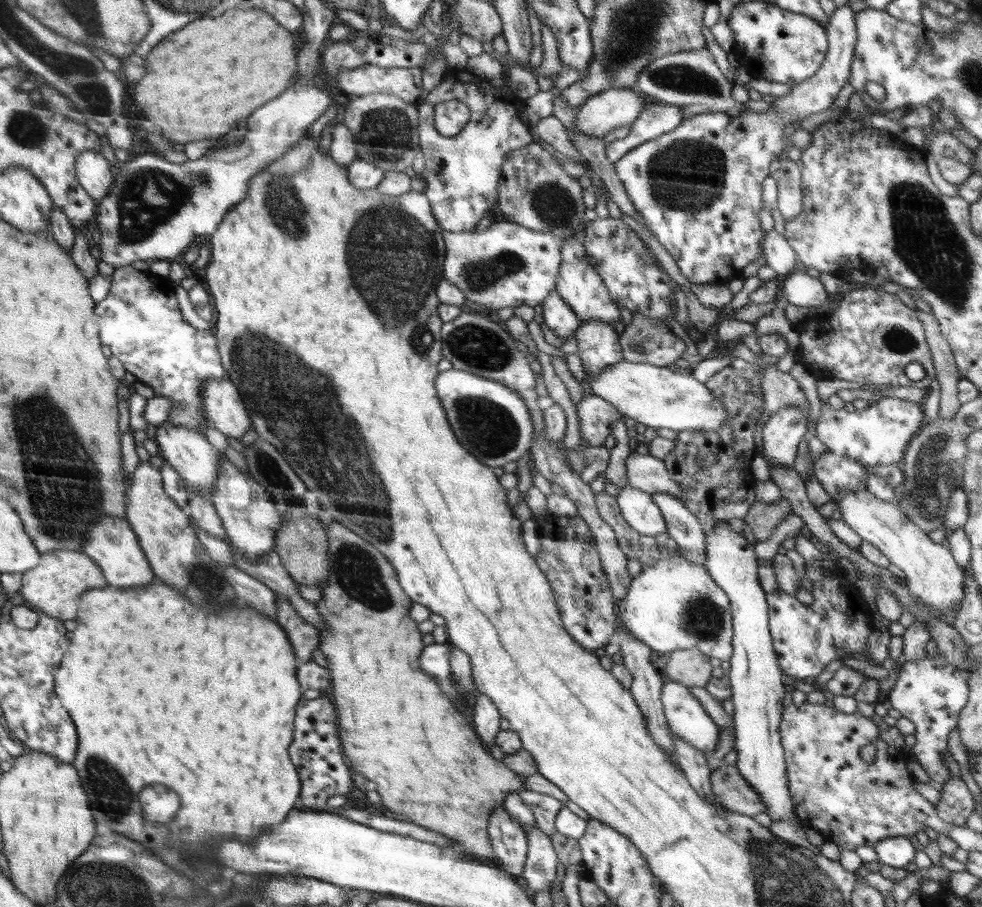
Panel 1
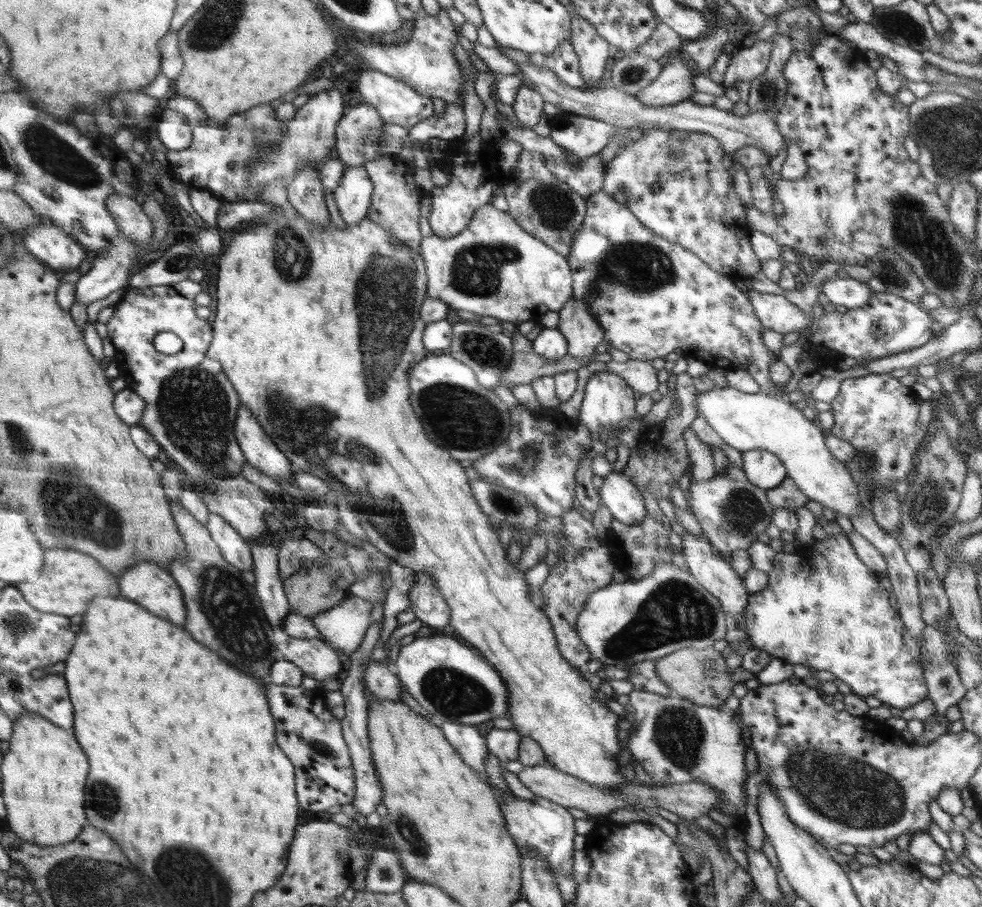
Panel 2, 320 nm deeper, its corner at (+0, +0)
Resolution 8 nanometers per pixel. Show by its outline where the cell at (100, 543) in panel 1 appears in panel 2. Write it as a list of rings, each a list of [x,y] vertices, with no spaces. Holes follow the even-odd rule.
[[[145,560],[136,566],[130,566],[125,574],[119,576],[118,581],[120,596],[126,596],[130,601],[142,604],[144,608],[148,608],[148,612],[156,612],[156,616],[170,620],[176,626],[184,626],[188,614],[183,591],[167,569]]]

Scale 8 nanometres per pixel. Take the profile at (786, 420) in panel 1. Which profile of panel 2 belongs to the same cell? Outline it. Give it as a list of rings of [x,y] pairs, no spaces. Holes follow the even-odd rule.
[[[748,450],[740,452],[742,456],[742,471],[747,480],[762,490],[776,488],[788,478],[784,464],[776,455],[761,450]]]

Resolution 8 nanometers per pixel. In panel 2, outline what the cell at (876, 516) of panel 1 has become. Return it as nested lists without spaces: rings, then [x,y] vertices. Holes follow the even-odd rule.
[[[727,387],[696,393],[693,402],[696,416],[706,418],[712,430],[731,448],[739,452],[761,449],[770,452],[784,464],[788,478],[812,500],[839,512],[847,518],[861,513],[856,483],[844,463],[832,456],[825,446],[825,433],[817,423],[810,422],[803,412],[796,410],[787,398],[776,398],[762,394],[745,394]]]

